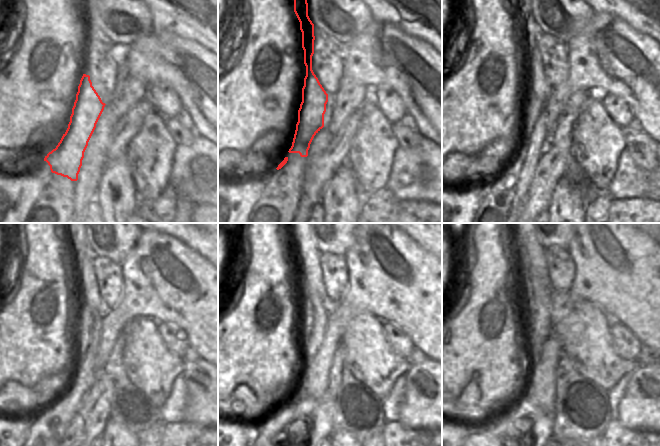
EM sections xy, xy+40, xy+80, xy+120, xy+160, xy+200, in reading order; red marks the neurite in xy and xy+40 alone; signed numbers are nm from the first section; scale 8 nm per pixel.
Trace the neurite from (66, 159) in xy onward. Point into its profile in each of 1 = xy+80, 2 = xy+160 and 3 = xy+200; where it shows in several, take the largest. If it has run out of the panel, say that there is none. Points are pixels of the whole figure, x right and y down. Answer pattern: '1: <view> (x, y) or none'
1: xy+80 (537, 83)
2: xy+160 (307, 254)
3: xy+200 (532, 253)

